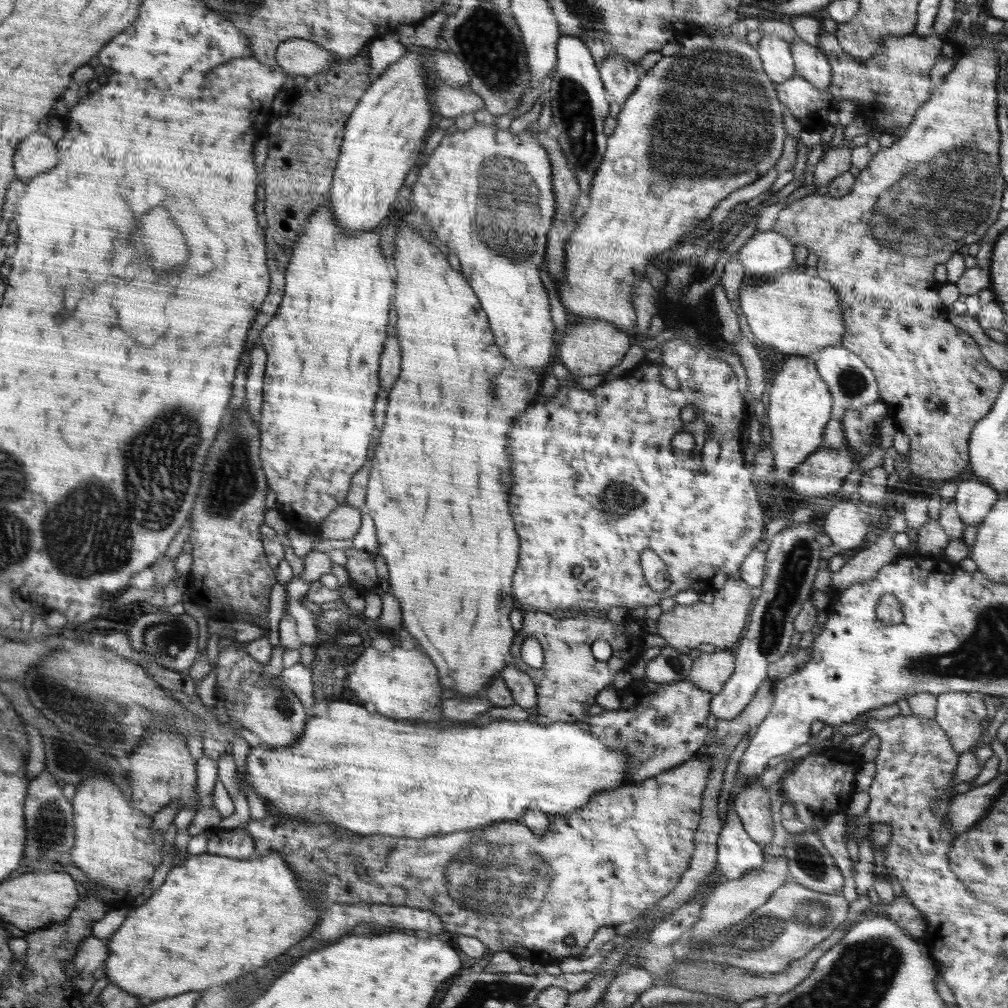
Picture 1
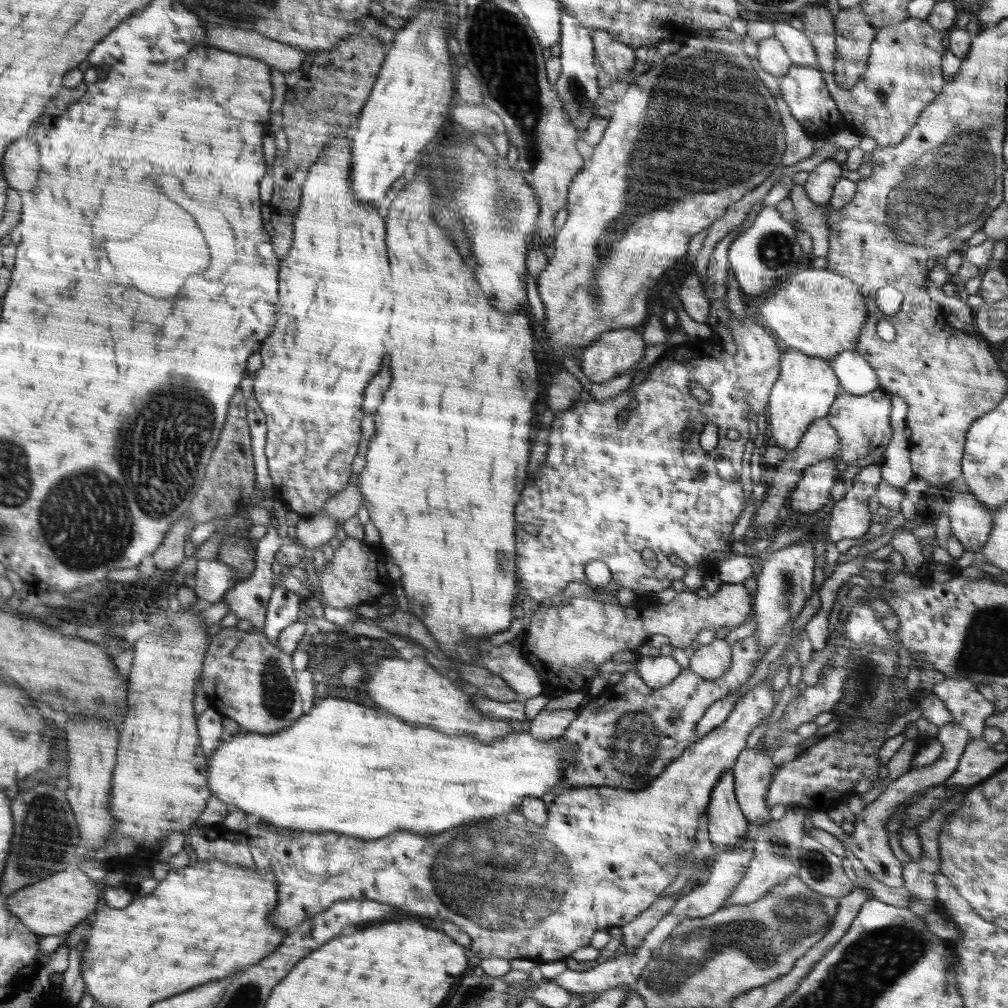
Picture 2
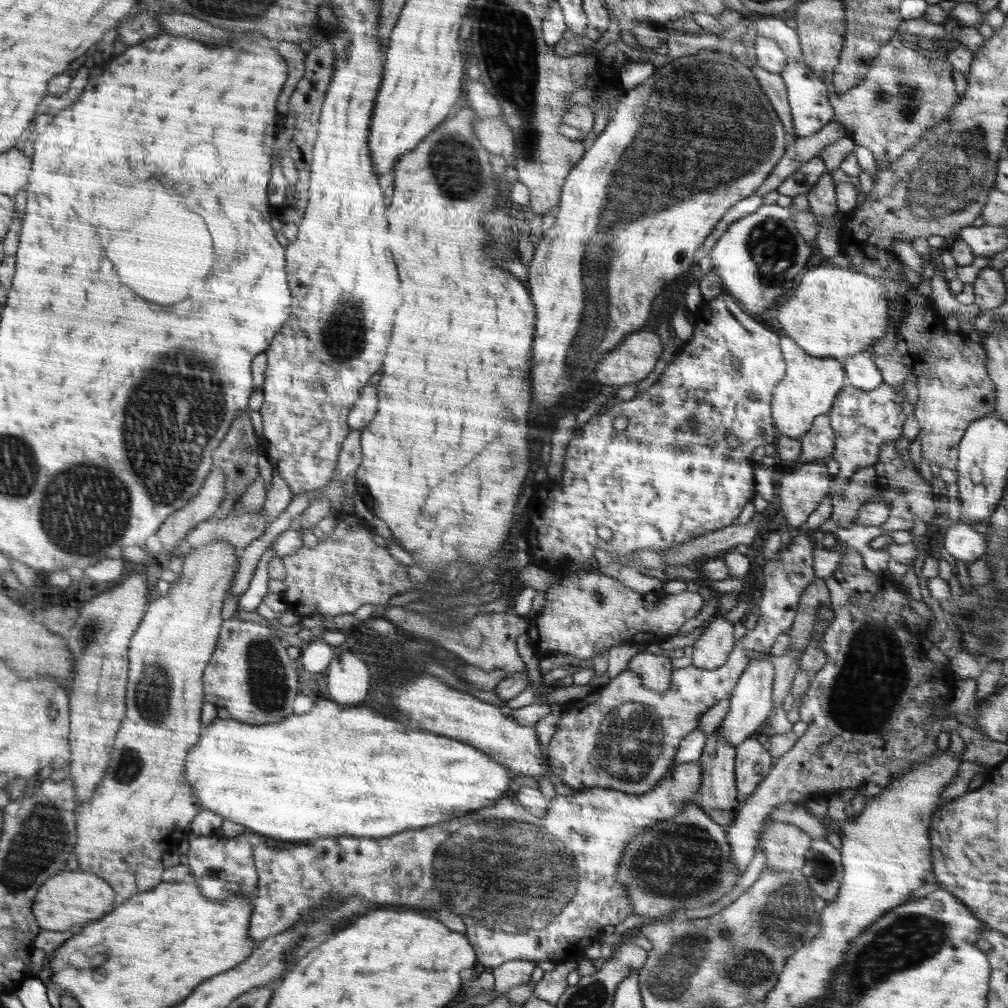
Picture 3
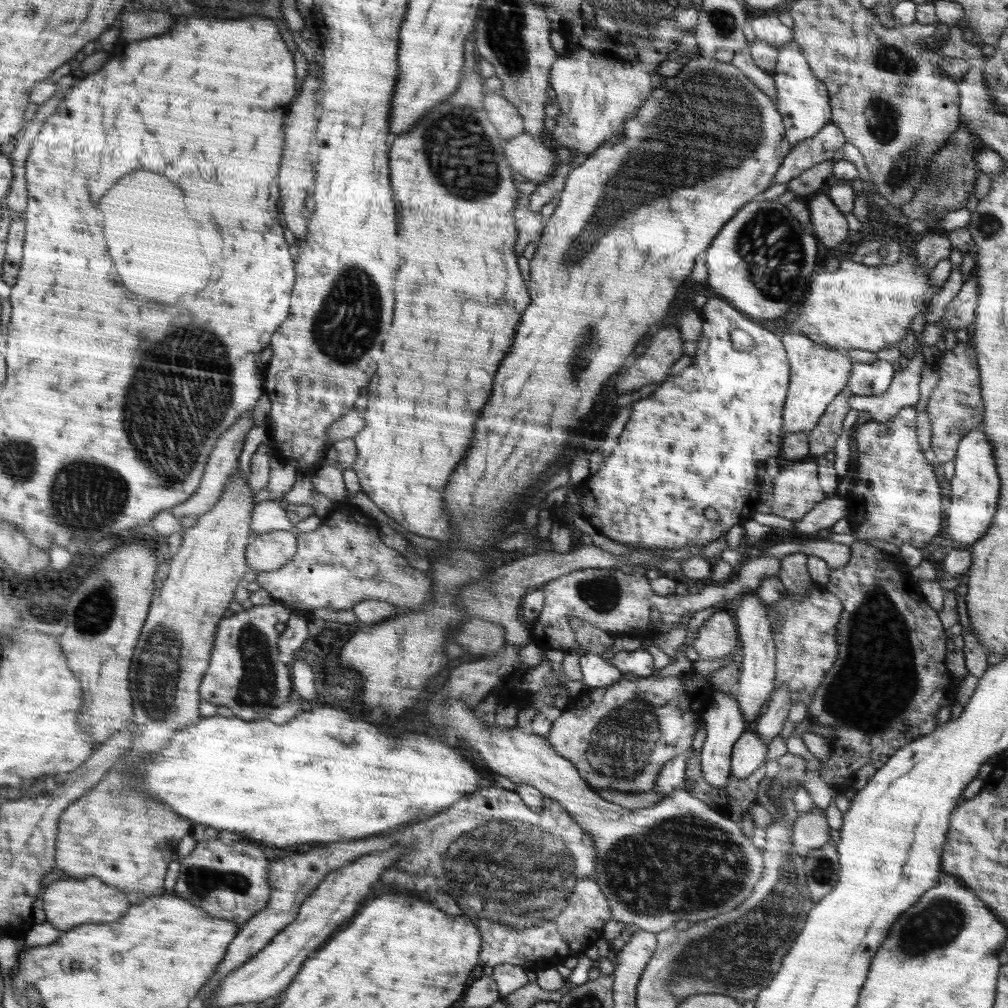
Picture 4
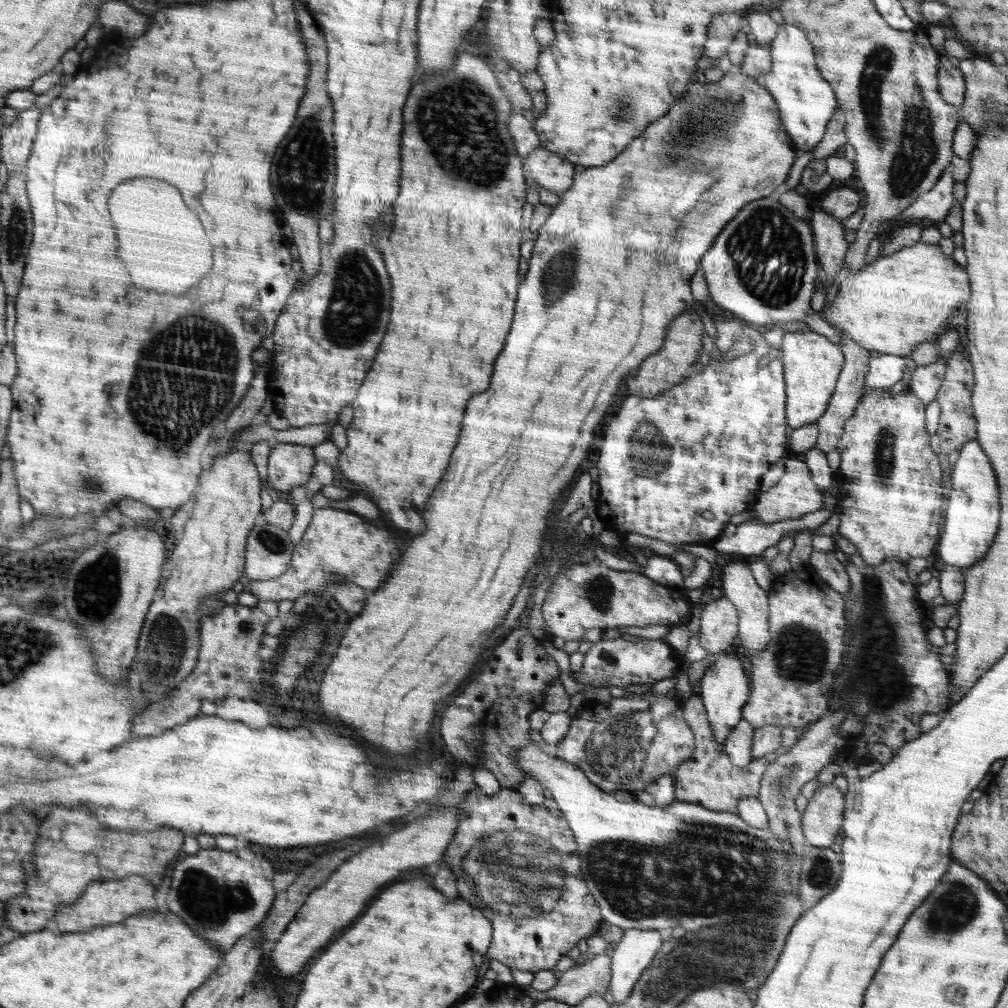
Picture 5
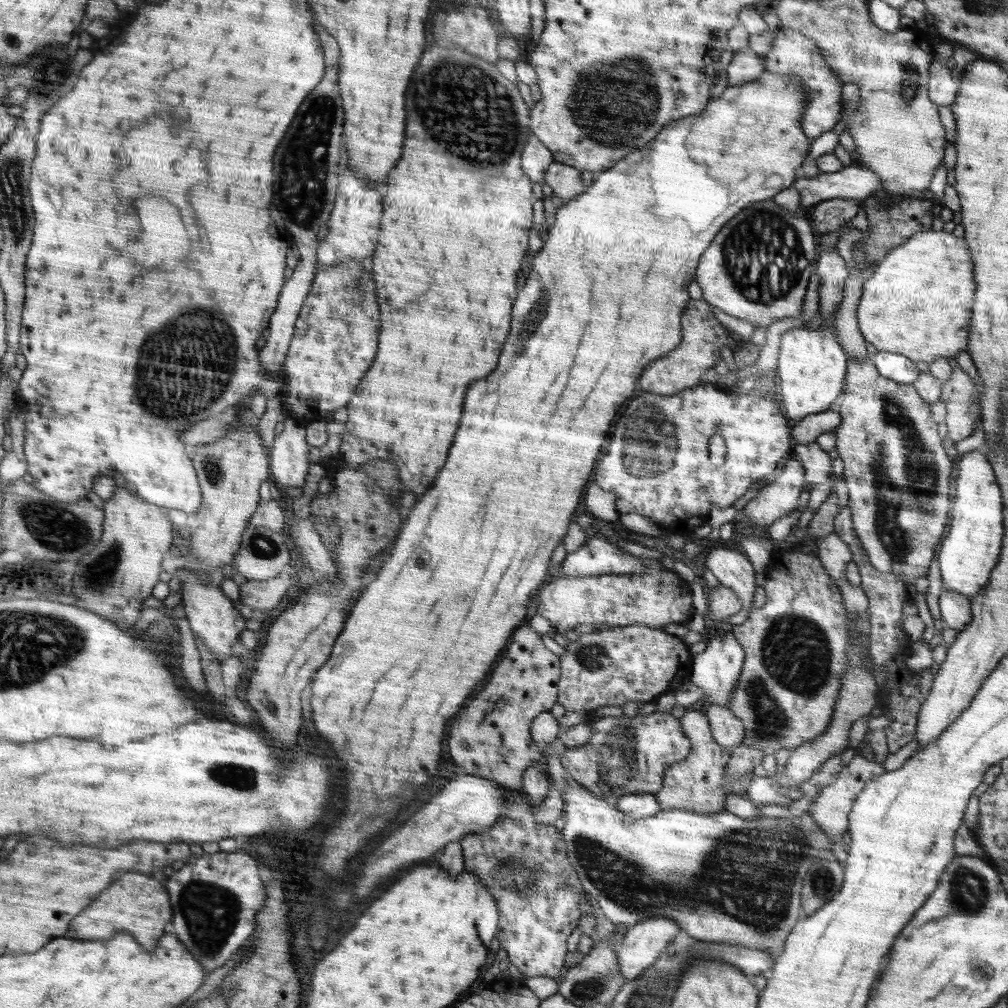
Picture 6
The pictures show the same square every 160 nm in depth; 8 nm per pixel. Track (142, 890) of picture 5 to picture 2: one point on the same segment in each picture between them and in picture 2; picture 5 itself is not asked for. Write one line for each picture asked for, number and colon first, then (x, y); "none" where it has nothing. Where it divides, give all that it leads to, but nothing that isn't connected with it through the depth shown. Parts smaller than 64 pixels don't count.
2: (56, 905)
3: (67, 899)
4: (70, 903)

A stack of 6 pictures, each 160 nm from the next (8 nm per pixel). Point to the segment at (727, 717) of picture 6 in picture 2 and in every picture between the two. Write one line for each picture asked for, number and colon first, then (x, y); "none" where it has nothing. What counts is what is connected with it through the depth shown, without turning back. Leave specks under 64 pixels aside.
2: (754, 770)
3: (752, 762)
4: (749, 751)
5: (737, 745)

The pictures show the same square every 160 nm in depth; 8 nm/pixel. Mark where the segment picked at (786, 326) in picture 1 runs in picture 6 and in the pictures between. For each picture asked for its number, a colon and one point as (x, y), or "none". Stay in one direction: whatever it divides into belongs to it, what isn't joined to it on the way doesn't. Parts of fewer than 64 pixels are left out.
2: (821, 314)
3: (836, 313)
4: (868, 307)
5: (893, 304)
6: (917, 301)

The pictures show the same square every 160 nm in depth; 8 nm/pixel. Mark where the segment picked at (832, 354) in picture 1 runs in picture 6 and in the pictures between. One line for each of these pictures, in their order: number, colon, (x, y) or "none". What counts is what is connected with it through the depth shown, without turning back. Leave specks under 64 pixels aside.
2: (855, 376)
3: (861, 373)
4: (873, 379)
5: (884, 371)
6: (895, 367)

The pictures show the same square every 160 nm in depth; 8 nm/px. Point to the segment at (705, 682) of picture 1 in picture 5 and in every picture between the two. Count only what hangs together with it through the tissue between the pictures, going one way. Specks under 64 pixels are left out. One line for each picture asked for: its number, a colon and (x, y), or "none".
2: (711, 661)
3: (712, 649)
4: (719, 636)
5: (719, 621)

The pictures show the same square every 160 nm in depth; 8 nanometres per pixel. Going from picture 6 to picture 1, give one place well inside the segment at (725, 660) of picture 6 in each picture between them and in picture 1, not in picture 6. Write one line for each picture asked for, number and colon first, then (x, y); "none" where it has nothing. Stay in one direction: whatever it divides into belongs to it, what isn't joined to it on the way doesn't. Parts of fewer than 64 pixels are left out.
1: (737, 853)
2: (727, 825)
3: (718, 791)
4: (723, 721)
5: (724, 687)

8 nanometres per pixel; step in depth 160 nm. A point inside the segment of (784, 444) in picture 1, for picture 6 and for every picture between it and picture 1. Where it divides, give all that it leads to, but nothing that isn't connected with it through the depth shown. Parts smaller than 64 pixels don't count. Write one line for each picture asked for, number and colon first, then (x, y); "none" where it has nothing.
2: (806, 387)
3: (810, 386)
4: (817, 374)
5: (812, 364)
6: (811, 369)

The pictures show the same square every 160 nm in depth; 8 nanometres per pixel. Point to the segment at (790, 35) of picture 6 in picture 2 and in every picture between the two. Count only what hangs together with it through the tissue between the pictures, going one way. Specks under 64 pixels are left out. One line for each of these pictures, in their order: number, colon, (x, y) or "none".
2: (804, 89)
3: (811, 110)
4: (803, 101)
5: (806, 102)

